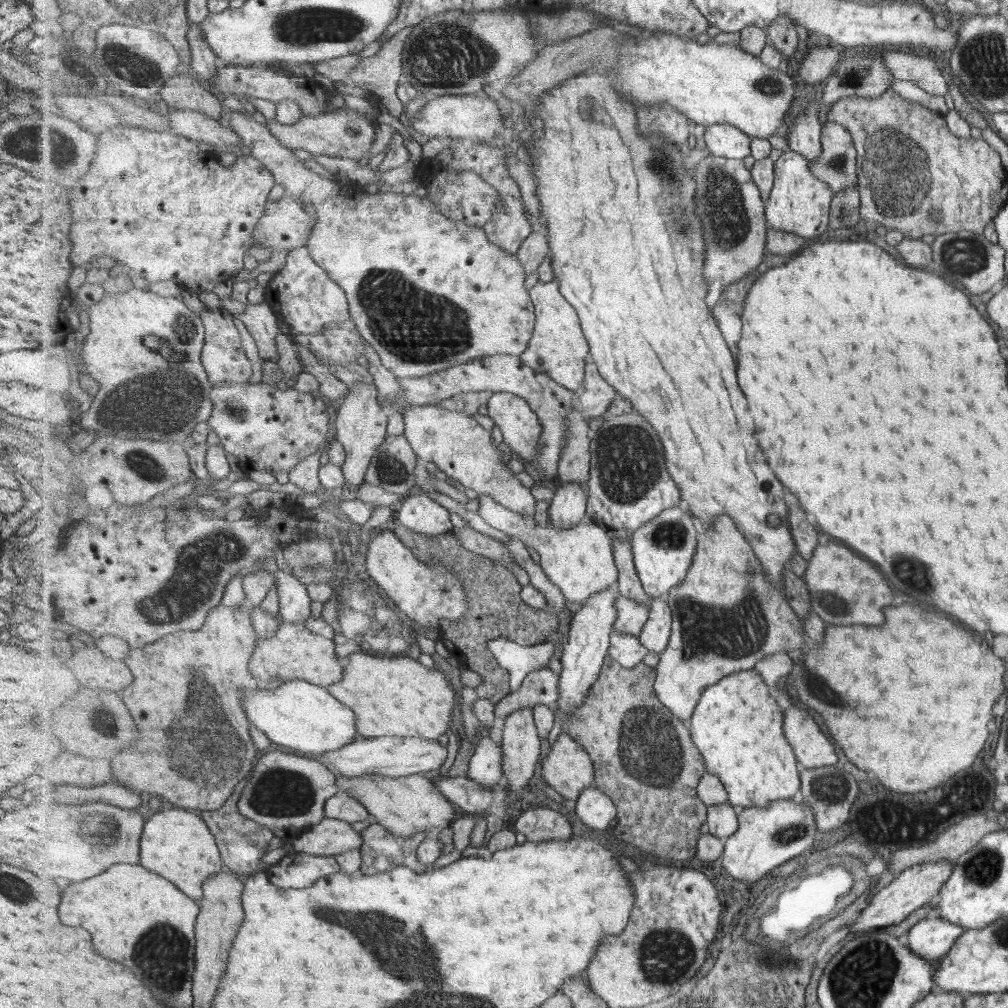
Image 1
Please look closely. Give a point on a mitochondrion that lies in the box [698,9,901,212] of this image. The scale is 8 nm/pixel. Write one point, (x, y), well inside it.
(857, 77)

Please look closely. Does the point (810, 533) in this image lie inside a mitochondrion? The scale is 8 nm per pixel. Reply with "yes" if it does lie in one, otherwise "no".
no

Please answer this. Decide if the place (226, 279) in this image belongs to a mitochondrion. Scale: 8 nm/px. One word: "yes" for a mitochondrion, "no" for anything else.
no

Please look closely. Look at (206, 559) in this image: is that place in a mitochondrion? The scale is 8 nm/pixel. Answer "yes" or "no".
yes

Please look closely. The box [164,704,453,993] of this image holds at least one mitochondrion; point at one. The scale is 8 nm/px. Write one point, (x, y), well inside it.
(283, 794)

